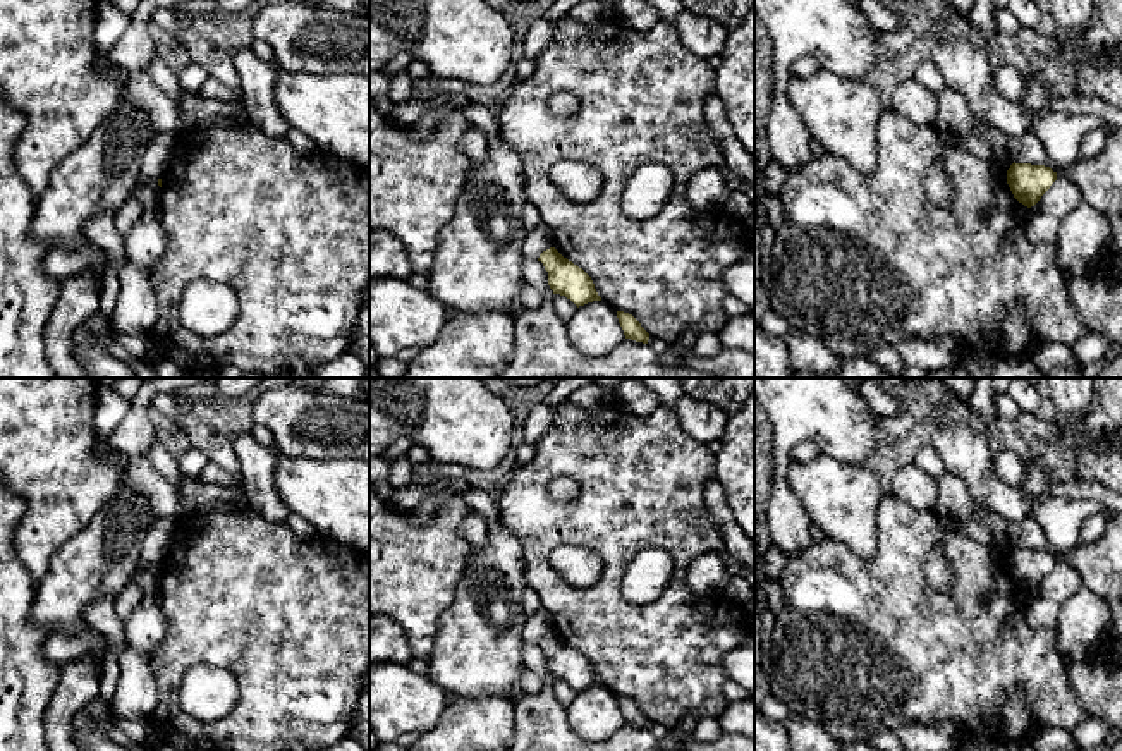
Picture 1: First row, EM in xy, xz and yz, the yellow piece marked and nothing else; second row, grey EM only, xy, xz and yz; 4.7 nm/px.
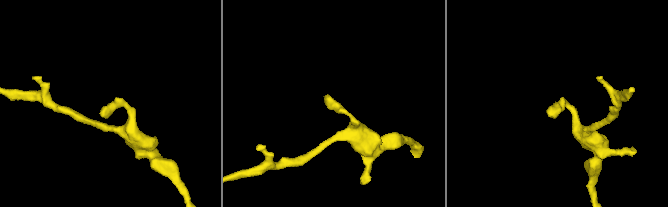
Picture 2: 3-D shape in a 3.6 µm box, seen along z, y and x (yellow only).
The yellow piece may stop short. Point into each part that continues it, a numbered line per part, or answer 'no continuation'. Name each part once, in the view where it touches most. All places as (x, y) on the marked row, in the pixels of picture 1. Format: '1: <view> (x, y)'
no continuation

